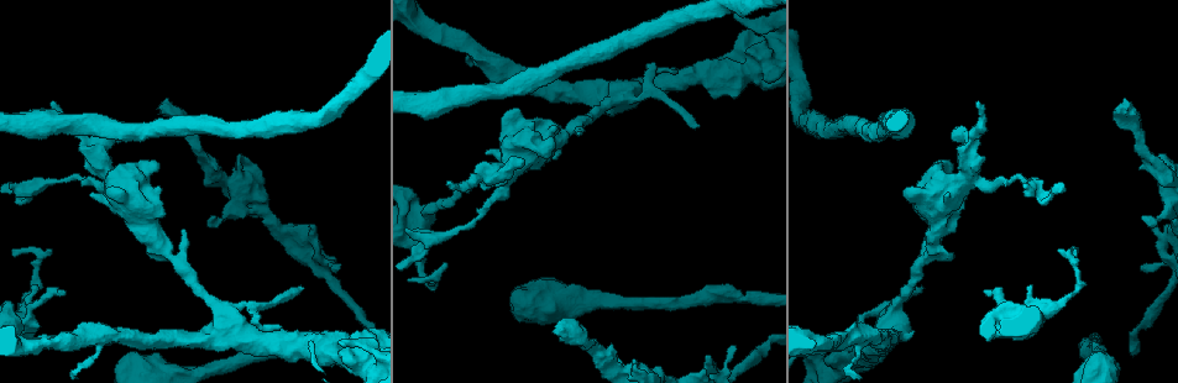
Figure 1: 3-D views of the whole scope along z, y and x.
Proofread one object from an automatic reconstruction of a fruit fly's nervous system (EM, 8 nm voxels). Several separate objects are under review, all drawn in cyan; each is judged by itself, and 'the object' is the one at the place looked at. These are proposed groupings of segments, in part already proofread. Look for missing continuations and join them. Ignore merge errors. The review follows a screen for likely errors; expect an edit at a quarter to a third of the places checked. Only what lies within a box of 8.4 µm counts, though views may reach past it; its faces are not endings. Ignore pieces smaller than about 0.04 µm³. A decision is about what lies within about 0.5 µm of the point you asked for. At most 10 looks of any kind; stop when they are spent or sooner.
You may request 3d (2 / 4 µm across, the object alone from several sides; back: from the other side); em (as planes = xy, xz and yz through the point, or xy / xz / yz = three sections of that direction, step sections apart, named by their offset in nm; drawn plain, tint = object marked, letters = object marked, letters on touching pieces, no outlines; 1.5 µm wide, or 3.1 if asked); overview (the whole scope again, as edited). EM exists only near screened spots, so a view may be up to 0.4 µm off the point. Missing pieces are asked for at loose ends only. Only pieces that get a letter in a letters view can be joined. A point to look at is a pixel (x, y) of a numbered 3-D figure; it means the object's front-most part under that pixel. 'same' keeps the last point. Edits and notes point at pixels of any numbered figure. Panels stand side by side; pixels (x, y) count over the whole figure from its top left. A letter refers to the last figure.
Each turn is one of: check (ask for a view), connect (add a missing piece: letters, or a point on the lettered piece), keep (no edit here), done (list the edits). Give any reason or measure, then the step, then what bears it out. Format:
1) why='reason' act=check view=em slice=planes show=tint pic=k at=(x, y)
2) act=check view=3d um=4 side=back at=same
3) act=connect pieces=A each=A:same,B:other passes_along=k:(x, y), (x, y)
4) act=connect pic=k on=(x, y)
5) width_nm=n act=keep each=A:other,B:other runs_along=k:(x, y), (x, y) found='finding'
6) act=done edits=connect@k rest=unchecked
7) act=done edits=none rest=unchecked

why='an open end' act=check view=3d um=4 pic=1 at=(607, 346)

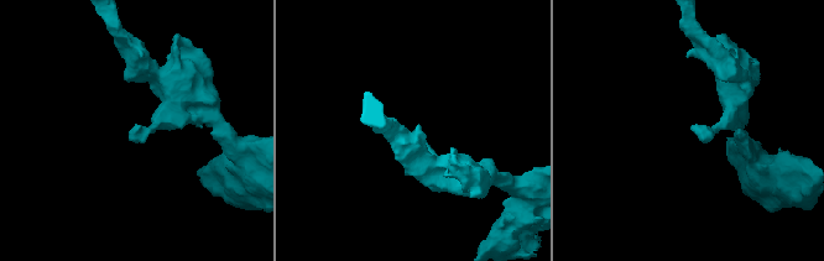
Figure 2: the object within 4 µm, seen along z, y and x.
why='need the tissue' act=check view=em slice=planes show=letters pic=2 at=(693, 125)

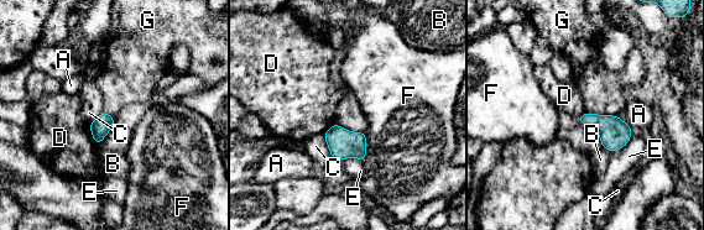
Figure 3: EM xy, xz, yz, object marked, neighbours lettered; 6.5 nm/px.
width_nm=120 act=keep each=A:other,B:other,C:other,D:other,E:other,F:other,G:other border=3:(587, 111), (616, 115) found='no lettered piece goes on from it'

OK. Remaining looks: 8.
why='free end' act=check view=em slice=xz step=8 show=tint pic=1 at=(152, 164)

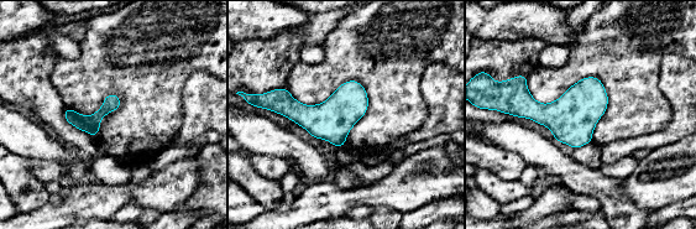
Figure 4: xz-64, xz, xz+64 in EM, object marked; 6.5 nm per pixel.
why='another direction' act=check view=em slice=planes show=letters at=same

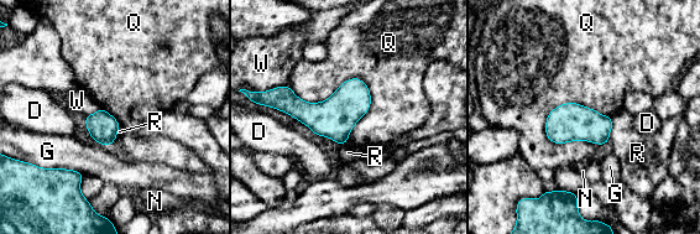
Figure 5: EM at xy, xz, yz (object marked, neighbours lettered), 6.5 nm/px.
act=keep each=D:other,G:other,N:other,Q:other,R:other,W:other found='none of them fits'

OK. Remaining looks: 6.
why='an open end' act=check view=em slice=planes show=letters pic=1 at=(60, 294)

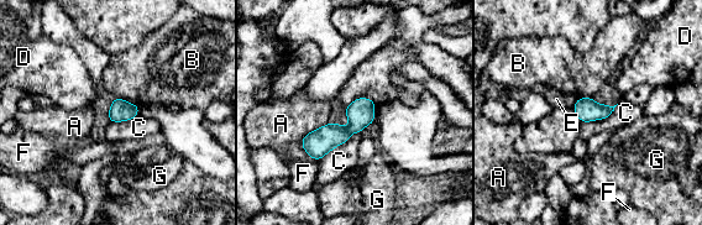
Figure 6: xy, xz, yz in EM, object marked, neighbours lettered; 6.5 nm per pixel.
longest_contact=C:320nm act=keep each=A:other,B:other,C:other,D:other,E:other,F:other,G:other border=6:(360, 131), (354, 132), (320, 160) found='no lettered piece goes on from it'

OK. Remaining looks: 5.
why='thin end' act=check view=3d um=2 pic=1 at=(448, 185)

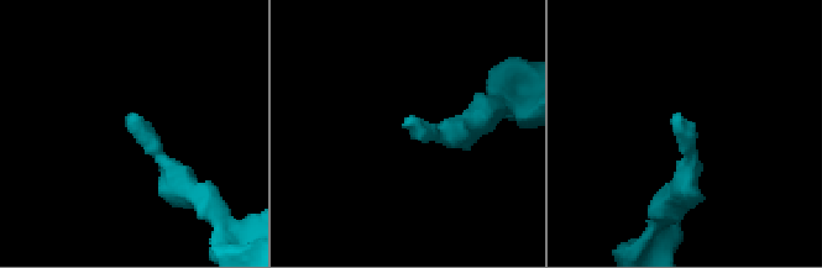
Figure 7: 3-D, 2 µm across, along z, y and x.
act=check view=em slice=xy step=8 show=tint pic=7 at=(126, 117)

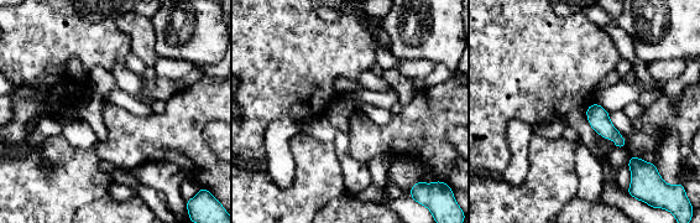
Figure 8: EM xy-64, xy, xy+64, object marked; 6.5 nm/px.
act=check view=em slice=planes show=letters at=same

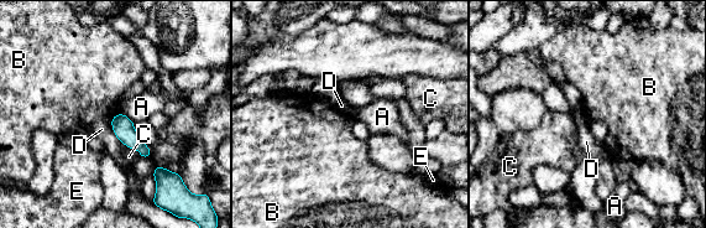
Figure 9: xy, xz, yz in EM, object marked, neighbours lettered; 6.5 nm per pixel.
width_nm=140 longest_contact=D:200nm act=keep each=A:other,B:other,C:other,D:other,E:other found='no lettered piece goes on from it'

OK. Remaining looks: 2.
act=done edits=none rest=unchecked

